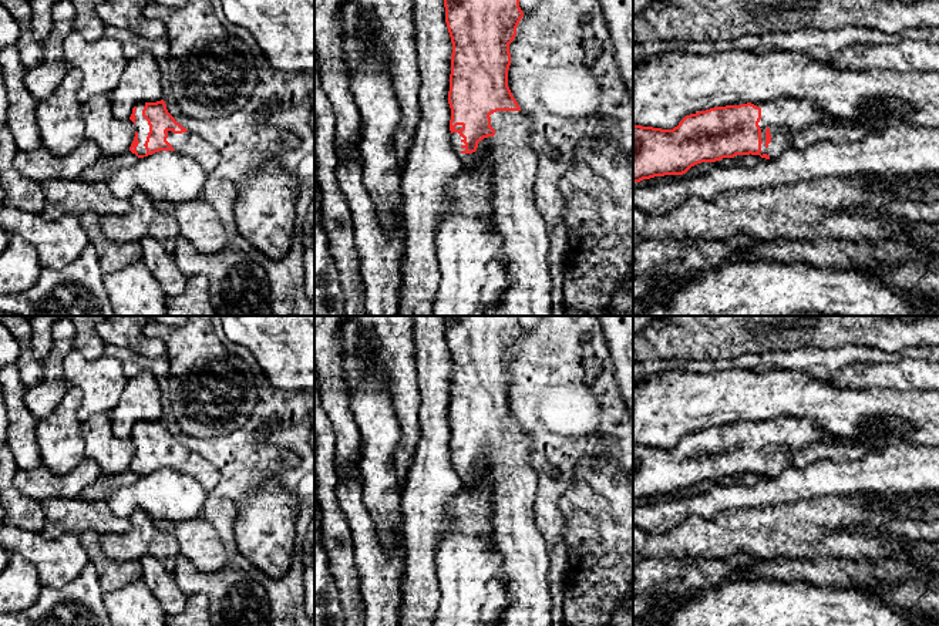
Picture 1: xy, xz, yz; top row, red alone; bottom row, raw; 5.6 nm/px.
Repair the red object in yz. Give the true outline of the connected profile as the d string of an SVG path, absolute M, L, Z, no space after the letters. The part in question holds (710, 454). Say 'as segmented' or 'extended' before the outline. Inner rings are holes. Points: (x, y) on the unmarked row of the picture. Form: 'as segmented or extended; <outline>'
extended; M782 418L767 423L740 423L714 425L706 430L686 434L673 448L633 444L633 501L664 494L683 494L691 485L701 481L716 481L736 474L760 474L770 478L780 475L791 465L795 451L801 451L815 442L847 442L851 440L832 437L819 430L811 418Z

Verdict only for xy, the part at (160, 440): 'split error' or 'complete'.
split error

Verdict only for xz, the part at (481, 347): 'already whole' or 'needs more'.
needs more

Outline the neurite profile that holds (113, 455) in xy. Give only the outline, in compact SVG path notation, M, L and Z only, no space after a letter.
M97 413L81 423L85 458L95 461L102 475L120 475L129 470L135 455L131 438L118 438L112 433L108 413Z

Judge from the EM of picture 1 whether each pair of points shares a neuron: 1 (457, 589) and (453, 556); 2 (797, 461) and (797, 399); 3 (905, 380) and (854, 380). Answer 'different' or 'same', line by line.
1: same
2: different
3: same

